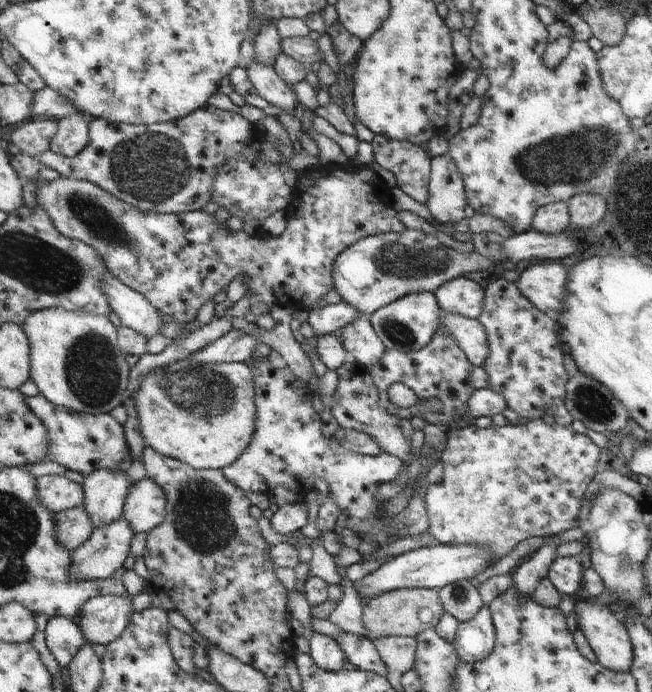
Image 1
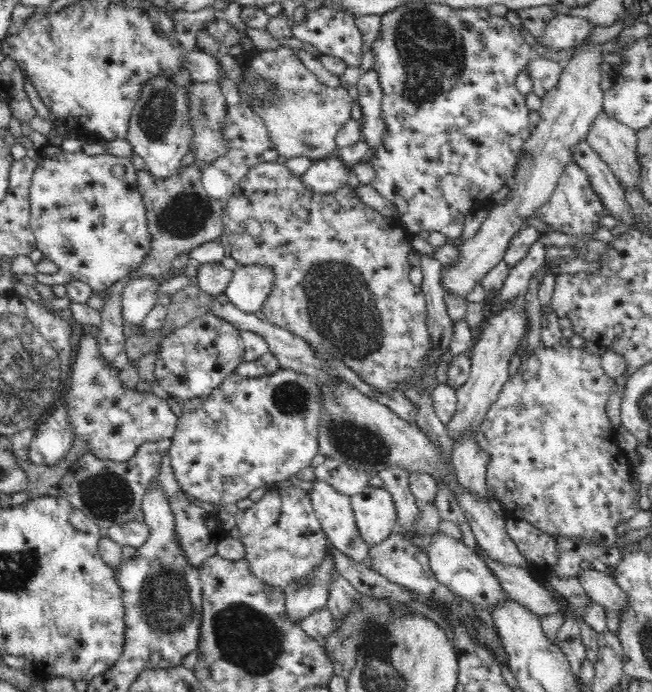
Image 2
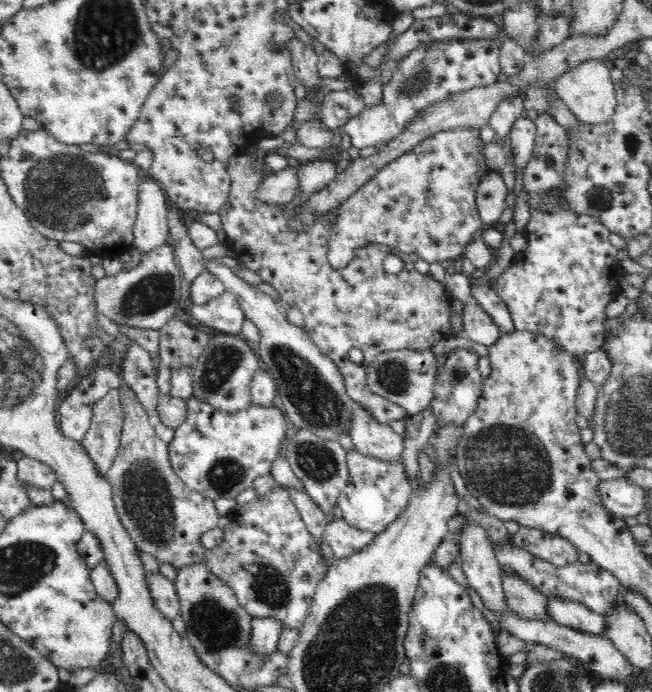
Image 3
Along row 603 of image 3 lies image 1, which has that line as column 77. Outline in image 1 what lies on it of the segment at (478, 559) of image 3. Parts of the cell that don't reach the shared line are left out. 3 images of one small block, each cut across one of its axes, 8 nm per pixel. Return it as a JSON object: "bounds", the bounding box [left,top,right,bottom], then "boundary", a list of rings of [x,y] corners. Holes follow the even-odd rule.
{"bounds":[39,476,85,514],"boundary":[[[43,476],[39,478],[41,500],[55,514],[63,510],[75,510],[85,504],[85,486],[77,484],[75,478],[61,476]]]}

